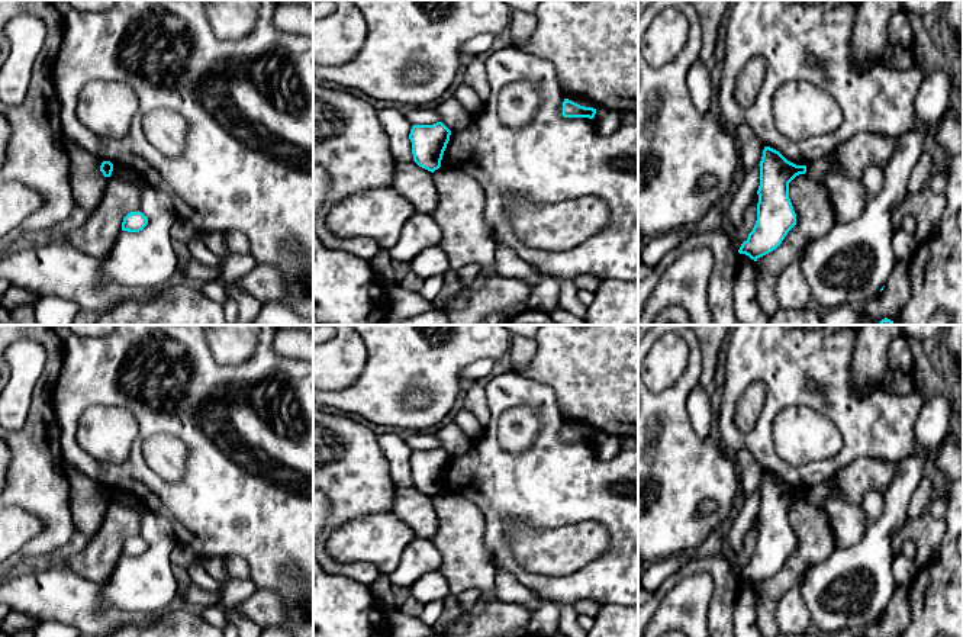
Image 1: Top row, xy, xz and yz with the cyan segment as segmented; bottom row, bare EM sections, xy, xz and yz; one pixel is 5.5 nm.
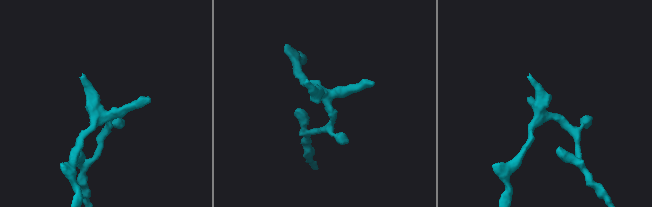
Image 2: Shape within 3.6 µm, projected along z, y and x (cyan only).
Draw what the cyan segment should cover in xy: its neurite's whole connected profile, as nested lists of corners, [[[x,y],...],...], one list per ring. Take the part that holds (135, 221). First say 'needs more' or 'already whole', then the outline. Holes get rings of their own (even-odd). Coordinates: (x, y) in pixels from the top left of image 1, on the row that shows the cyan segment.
already whole | [[[131,212],[123,218],[122,231],[139,232],[148,225],[148,218],[142,212]]]

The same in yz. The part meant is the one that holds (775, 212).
already whole | [[[764,147],[760,161],[757,190],[757,221],[738,252],[757,261],[776,250],[796,225],[796,213],[789,199],[789,183],[806,173],[806,165],[788,161],[779,151]]]

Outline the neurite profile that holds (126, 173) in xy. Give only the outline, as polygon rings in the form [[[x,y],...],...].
[[[113,165],[112,176],[123,177],[129,181],[136,183],[141,187],[142,192],[148,187],[145,180],[138,177],[136,173],[129,167]]]

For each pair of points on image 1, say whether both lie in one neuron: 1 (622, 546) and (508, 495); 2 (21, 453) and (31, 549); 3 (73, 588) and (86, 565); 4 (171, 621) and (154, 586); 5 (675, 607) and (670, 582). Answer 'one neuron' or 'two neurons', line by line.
1: one neuron
2: one neuron
3: two neurons
4: two neurons
5: two neurons

